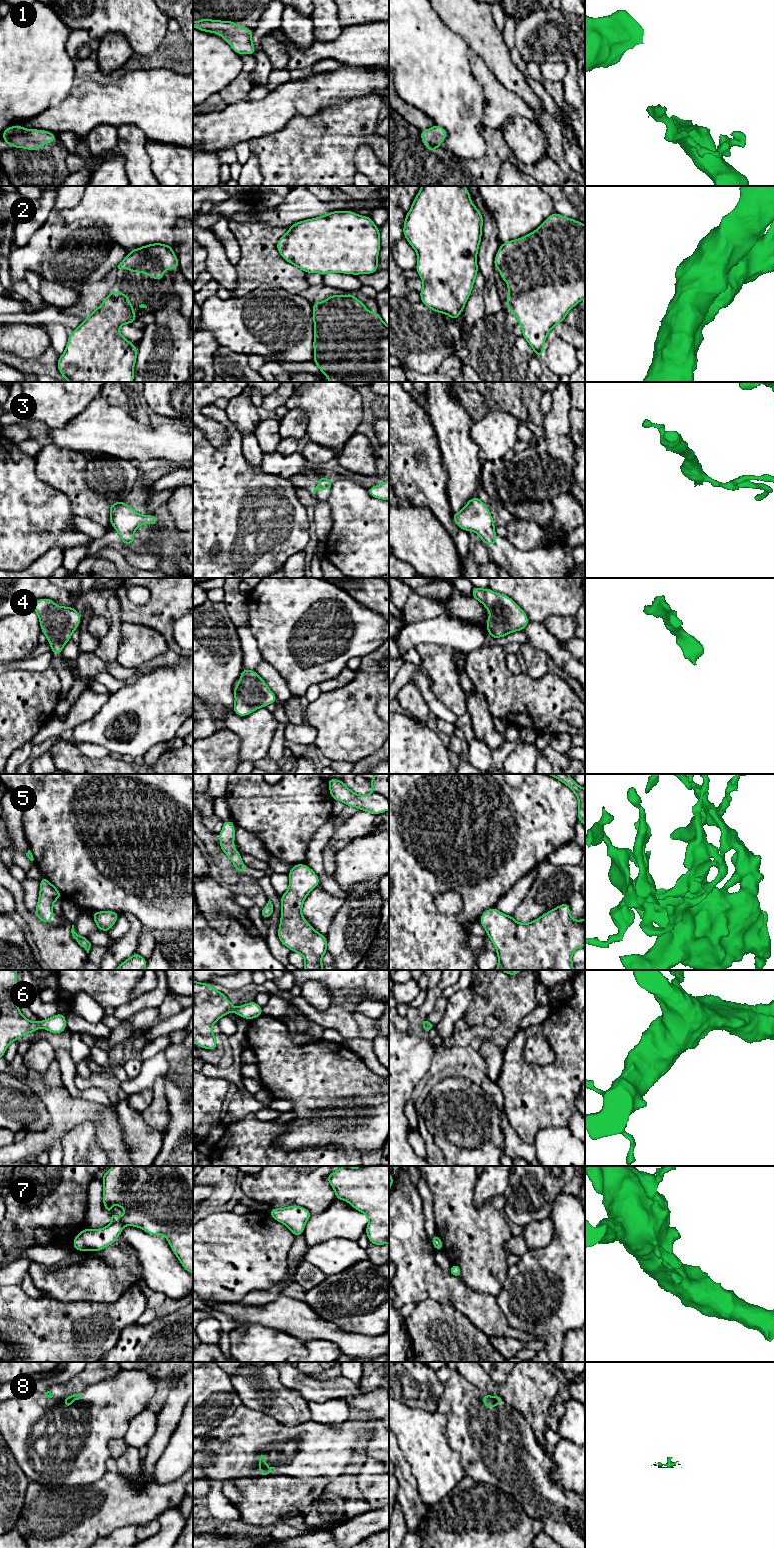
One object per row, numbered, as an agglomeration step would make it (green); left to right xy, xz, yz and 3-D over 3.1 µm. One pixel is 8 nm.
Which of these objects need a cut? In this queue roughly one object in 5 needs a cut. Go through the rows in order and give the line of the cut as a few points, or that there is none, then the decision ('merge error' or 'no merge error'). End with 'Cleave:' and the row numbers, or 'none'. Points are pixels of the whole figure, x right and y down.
1: no cut | no merge error
2: no cut | no merge error
3: no cut | no merge error
4: no cut | no merge error
5: no cut | no merge error
6: no cut | no merge error
7: no cut | no merge error
8: no cut | no merge error
Cleave: none

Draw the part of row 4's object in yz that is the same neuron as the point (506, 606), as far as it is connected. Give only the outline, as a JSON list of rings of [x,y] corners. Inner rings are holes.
[[[473,586],[472,595],[474,599],[480,601],[490,614],[486,620],[486,628],[492,638],[502,638],[515,631],[523,631],[530,622],[525,612],[507,595],[495,593],[489,587],[480,589]]]

